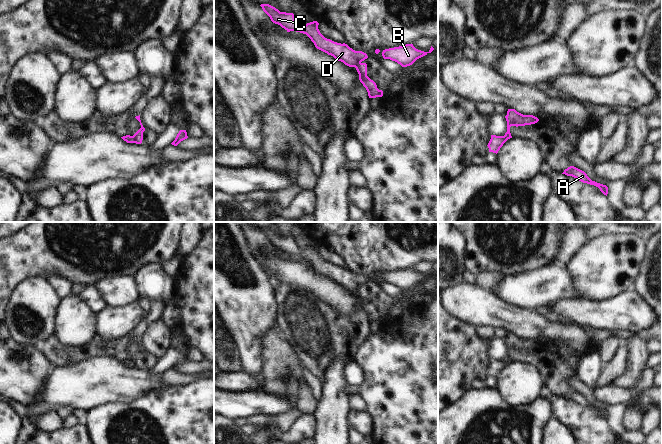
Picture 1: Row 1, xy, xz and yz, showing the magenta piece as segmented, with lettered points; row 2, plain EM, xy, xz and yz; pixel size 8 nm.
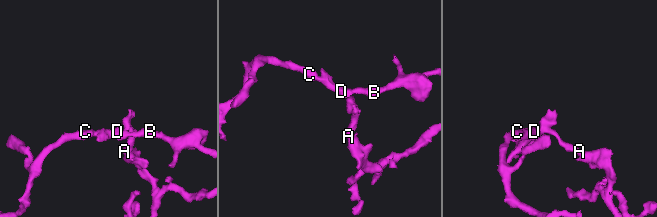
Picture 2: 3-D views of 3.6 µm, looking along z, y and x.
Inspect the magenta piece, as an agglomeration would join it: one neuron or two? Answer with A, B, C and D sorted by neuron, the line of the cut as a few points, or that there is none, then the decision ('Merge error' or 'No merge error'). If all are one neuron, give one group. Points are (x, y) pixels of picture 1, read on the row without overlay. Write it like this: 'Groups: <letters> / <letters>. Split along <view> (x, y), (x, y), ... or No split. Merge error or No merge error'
Groups: A / B C D. Split along xy (131, 360), (135, 366). Merge error

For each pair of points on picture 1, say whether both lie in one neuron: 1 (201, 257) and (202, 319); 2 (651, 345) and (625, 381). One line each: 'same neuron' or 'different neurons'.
1: same neuron
2: different neurons

